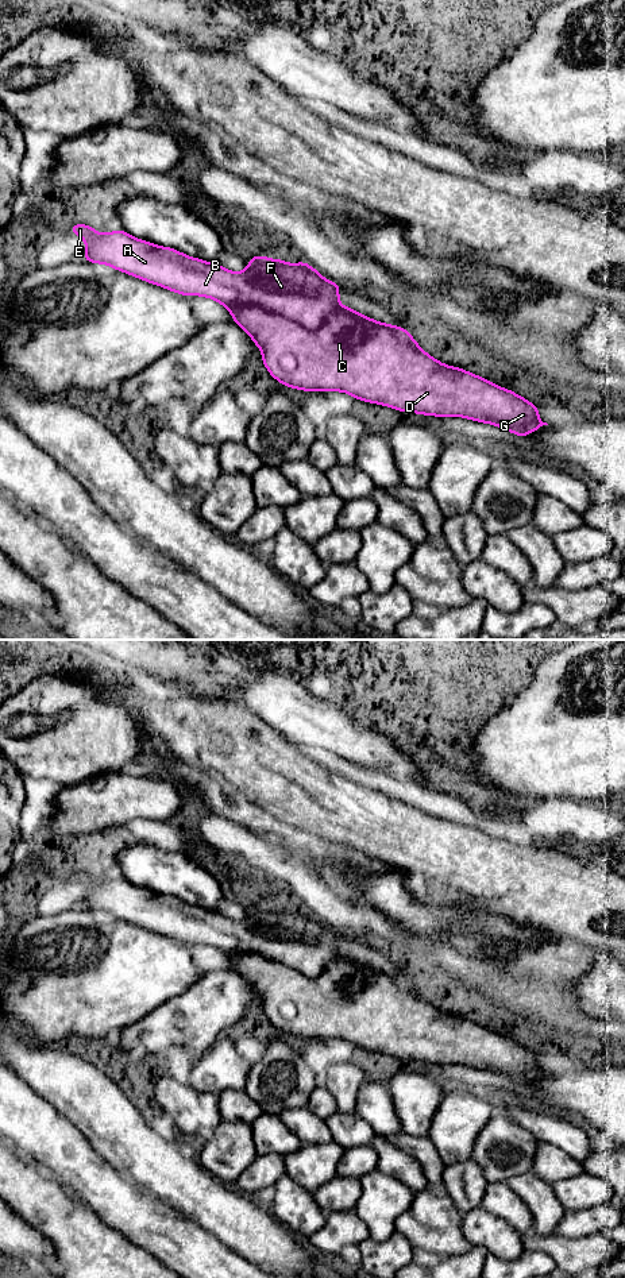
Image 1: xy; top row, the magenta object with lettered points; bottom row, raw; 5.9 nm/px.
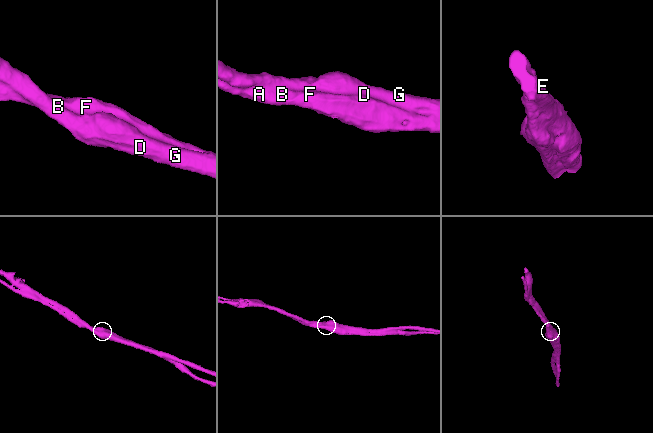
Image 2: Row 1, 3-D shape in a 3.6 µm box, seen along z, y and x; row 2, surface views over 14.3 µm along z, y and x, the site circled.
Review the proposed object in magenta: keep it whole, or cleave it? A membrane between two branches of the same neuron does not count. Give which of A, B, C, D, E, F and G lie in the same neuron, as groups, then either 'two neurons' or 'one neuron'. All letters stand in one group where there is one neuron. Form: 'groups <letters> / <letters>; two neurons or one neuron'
groups A B C D E F G; one neuron

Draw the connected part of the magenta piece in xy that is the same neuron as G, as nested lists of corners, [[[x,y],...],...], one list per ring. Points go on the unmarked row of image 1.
[[[73,872],[69,879],[81,884],[85,891],[84,908],[108,912],[119,919],[134,923],[153,933],[184,943],[202,943],[225,954],[232,969],[238,970],[262,999],[262,1008],[274,1027],[285,1034],[304,1039],[344,1039],[356,1047],[379,1051],[405,1061],[451,1065],[458,1063],[479,1070],[497,1073],[520,1085],[548,1073],[539,1066],[539,1057],[514,1039],[502,1036],[475,1022],[459,1015],[445,1013],[428,1003],[401,974],[378,970],[348,954],[339,951],[340,935],[337,930],[327,928],[308,911],[297,912],[282,907],[270,907],[262,903],[251,904],[244,919],[228,919],[217,911],[190,906],[170,895],[155,893],[115,877],[109,881],[97,881],[86,872]]]

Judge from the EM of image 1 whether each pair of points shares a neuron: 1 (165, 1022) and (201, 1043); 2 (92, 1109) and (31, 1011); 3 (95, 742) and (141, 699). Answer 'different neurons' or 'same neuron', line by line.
1: same neuron
2: different neurons
3: different neurons

